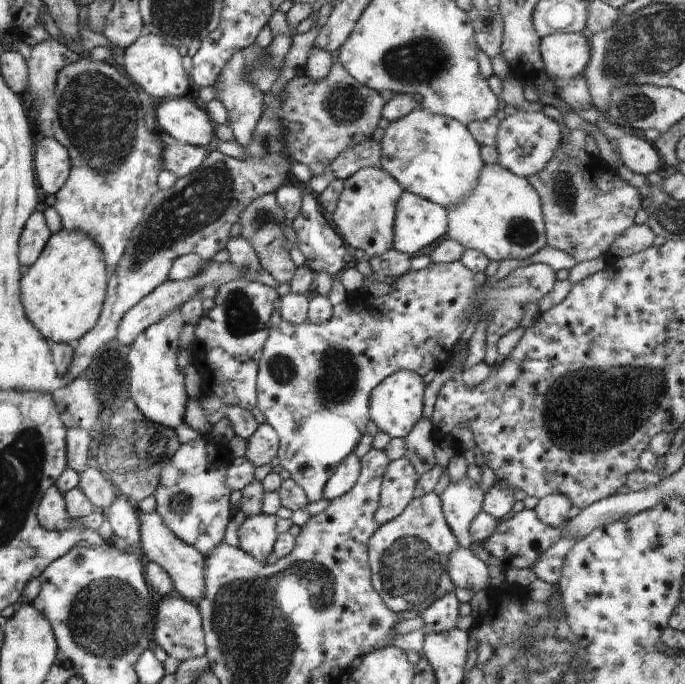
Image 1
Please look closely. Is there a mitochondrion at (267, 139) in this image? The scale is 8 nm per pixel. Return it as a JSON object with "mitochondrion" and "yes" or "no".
{"mitochondrion":"yes"}

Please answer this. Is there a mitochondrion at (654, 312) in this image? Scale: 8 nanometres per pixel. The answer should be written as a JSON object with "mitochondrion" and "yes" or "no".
{"mitochondrion":"no"}

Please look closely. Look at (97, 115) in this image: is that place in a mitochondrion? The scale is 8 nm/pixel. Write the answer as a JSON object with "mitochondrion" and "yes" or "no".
{"mitochondrion":"yes"}

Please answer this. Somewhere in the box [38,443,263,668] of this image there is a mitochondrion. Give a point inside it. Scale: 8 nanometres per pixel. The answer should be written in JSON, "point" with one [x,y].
{"point":[103,619]}

